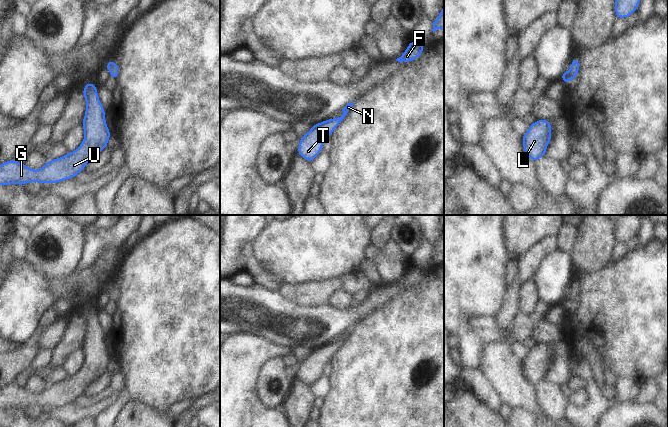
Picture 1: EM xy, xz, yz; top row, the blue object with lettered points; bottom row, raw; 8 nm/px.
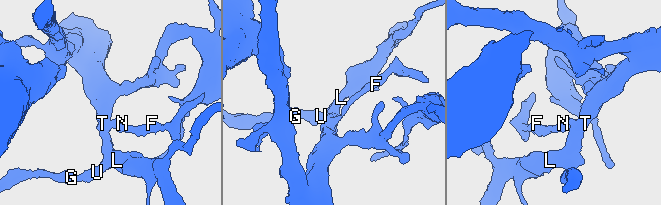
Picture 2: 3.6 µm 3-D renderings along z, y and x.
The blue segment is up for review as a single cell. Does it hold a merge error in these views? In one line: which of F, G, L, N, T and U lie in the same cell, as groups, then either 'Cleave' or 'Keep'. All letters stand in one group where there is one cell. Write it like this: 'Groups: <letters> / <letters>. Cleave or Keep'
Groups: F G L N T U. Keep.

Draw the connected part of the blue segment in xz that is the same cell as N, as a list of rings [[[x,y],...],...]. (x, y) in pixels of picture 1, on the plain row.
[[[351,325],[343,333],[343,339],[313,349],[303,361],[300,362],[298,378],[308,386],[321,376],[324,365],[332,359],[333,354],[341,347],[354,327]]]

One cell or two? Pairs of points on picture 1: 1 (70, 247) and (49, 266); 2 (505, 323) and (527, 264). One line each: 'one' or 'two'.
1: one
2: one

